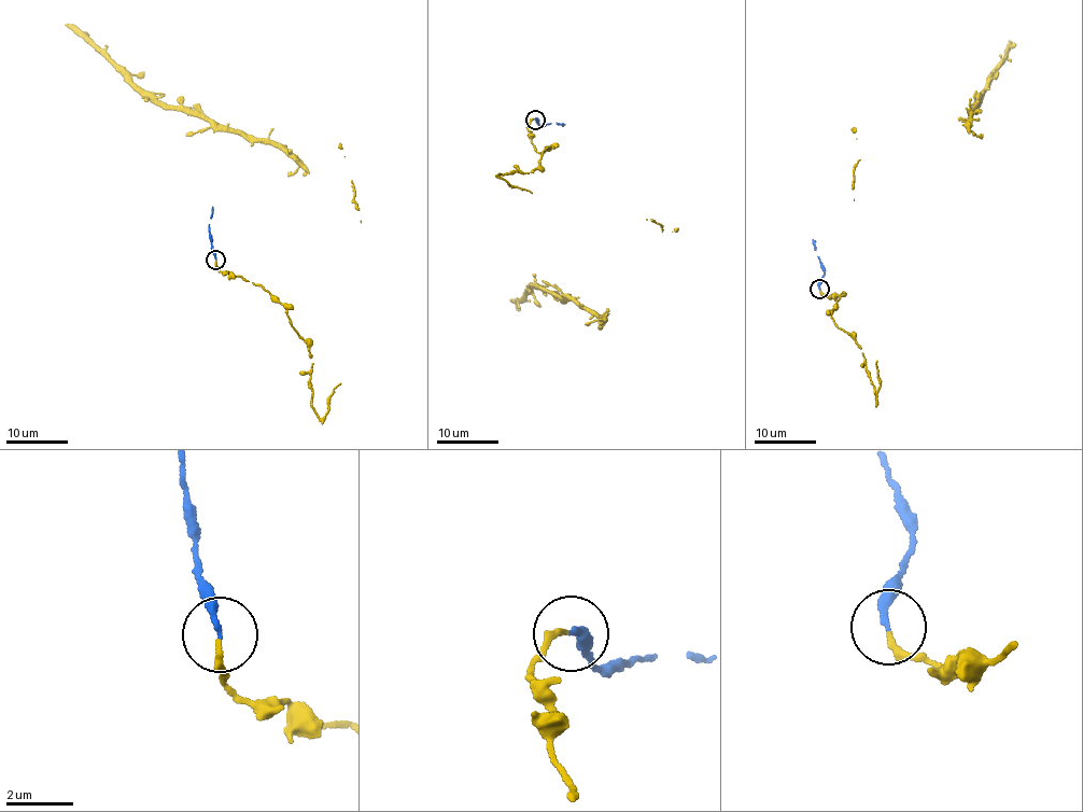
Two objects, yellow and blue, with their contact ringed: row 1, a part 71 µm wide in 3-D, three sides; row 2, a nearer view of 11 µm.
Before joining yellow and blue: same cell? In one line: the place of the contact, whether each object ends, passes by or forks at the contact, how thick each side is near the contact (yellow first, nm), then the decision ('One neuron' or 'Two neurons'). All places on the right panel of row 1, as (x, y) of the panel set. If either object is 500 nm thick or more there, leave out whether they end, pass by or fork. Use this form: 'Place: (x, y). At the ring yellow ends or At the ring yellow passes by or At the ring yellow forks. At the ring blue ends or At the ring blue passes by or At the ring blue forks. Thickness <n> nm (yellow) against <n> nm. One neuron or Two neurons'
Place: (819, 289). At the ring yellow ends. At the ring blue ends. Thickness 180 nm (yellow) against 190 nm. One neuron

